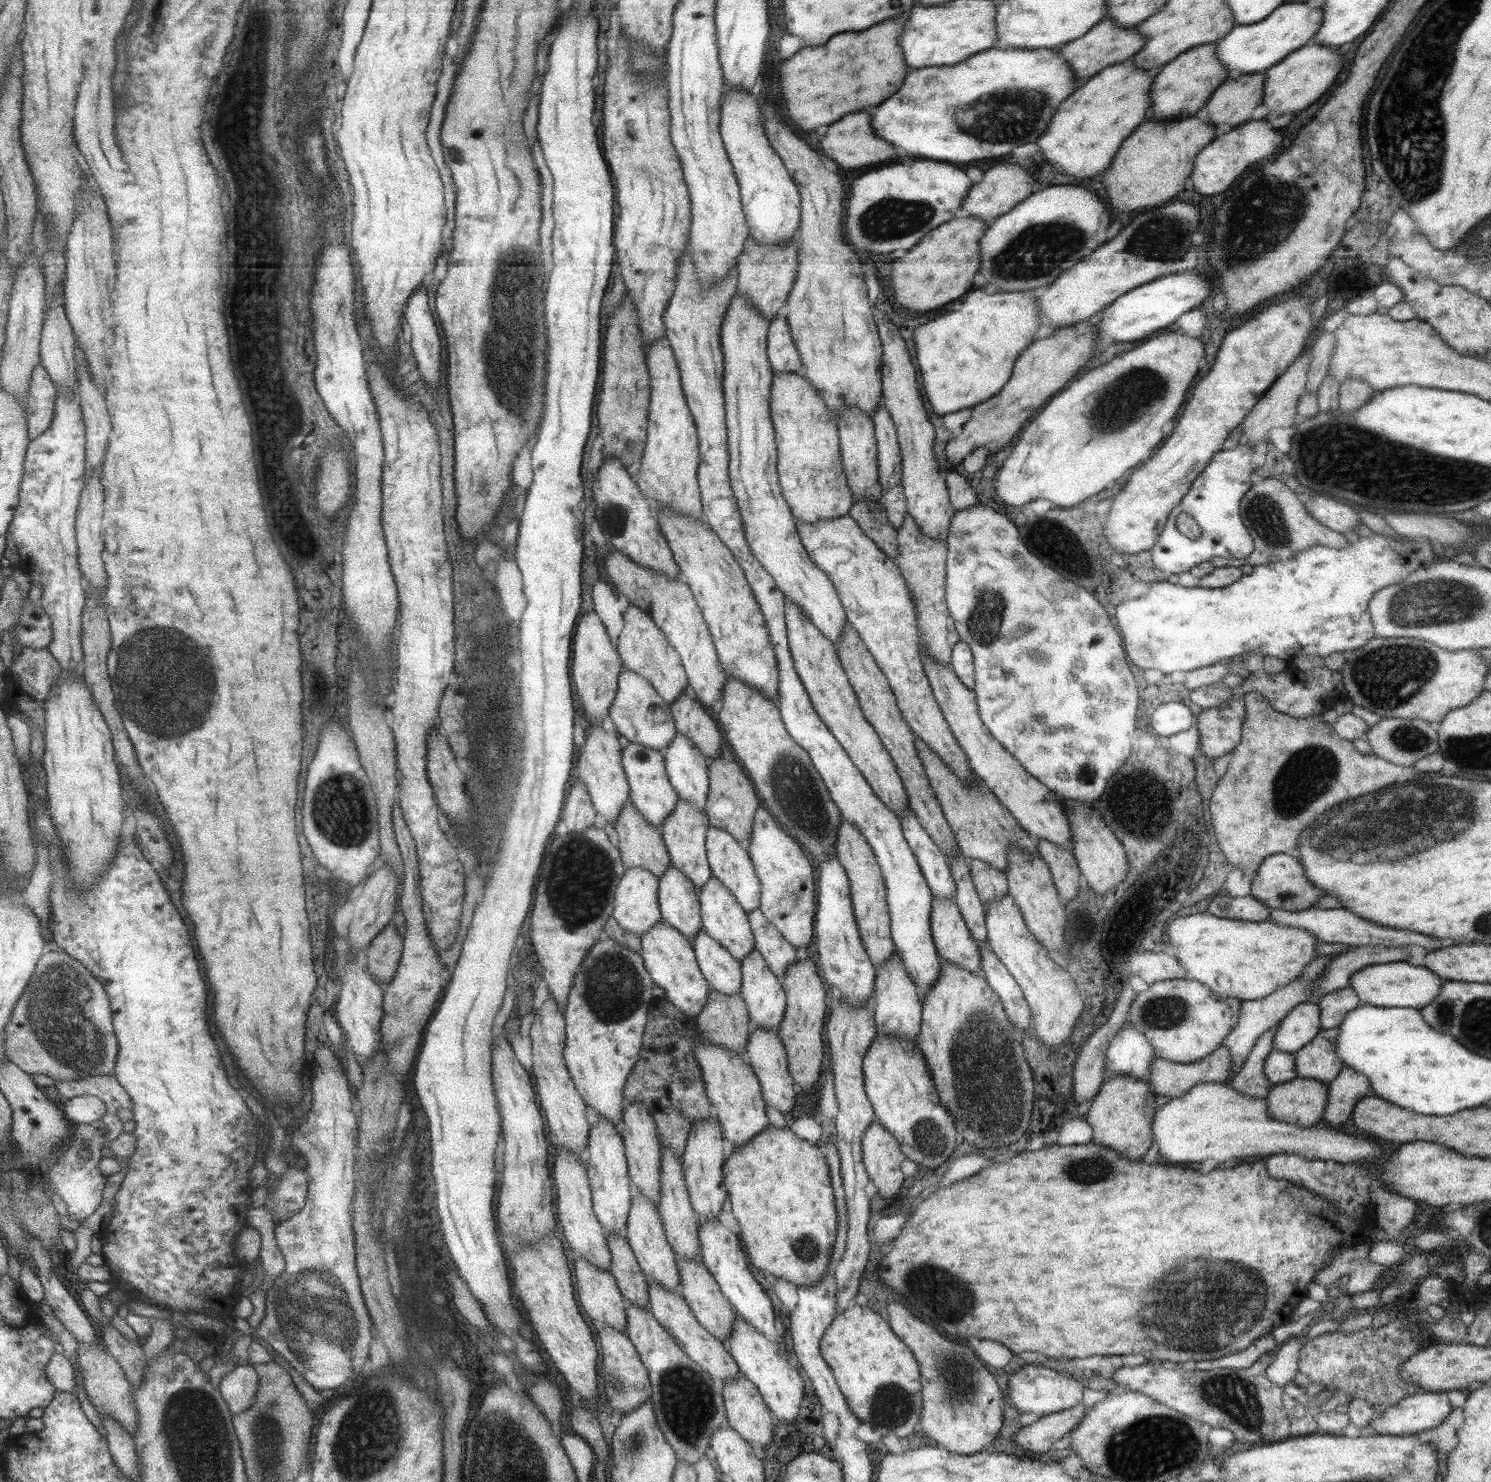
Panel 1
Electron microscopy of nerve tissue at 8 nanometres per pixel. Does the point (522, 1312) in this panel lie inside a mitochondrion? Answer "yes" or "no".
no

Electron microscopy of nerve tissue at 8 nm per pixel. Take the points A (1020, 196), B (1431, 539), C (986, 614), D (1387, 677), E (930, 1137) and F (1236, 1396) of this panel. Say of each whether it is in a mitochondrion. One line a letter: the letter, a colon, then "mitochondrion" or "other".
A: other
B: other
C: mitochondrion
D: mitochondrion
E: mitochondrion
F: mitochondrion

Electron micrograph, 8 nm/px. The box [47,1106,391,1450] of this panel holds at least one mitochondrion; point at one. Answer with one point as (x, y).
(313, 1310)

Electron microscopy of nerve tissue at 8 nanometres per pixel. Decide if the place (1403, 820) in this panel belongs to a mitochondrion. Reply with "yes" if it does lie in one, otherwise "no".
yes

